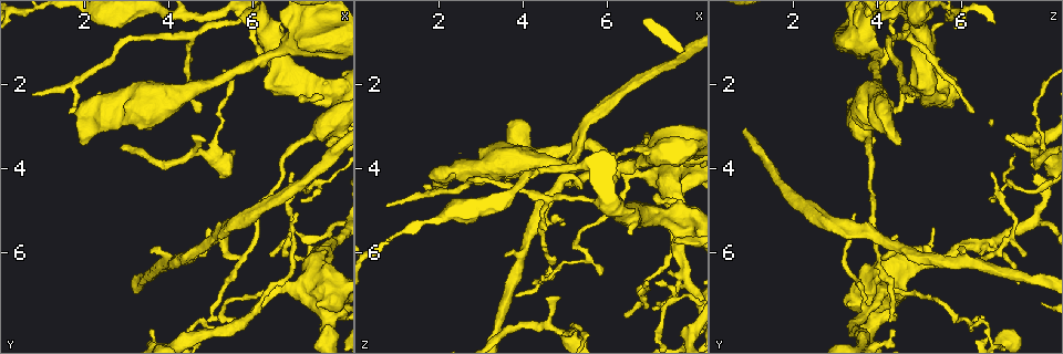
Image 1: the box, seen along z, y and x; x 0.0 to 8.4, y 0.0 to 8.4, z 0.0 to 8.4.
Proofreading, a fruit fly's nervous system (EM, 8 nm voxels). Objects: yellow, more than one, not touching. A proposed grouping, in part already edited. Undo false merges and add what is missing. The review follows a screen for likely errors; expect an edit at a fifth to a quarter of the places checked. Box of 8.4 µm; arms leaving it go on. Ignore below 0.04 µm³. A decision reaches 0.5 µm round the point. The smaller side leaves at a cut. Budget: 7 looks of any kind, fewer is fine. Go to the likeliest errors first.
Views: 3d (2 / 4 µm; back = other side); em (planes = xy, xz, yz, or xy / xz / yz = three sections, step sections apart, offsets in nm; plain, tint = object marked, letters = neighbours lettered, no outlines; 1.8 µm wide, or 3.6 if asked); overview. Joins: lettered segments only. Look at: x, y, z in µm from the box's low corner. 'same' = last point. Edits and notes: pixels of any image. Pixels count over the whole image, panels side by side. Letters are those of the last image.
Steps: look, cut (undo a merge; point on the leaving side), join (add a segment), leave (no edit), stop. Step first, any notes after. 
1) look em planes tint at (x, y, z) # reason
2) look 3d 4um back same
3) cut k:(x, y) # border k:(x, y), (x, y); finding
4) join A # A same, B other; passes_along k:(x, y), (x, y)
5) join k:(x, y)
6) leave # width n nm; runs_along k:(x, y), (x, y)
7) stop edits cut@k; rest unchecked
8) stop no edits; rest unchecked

look 3d 2um at (6.15, 1.45, 4.05) # branch point

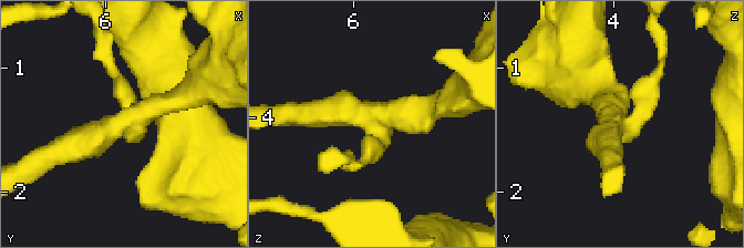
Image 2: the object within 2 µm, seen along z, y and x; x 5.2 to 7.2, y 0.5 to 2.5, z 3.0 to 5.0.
look em planes letters at (6.16, 1.42, 4.08)

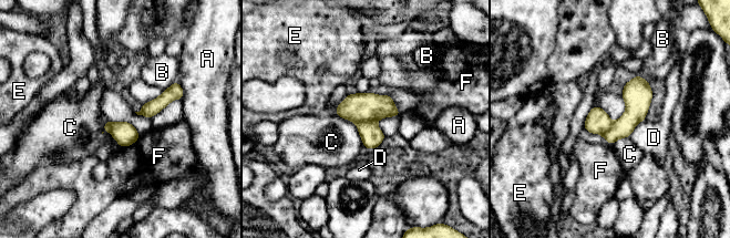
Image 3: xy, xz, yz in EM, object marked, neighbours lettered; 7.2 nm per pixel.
cut 3:(357, 107) # A other, B other, C other, D other, E other, F other; two cells meet here

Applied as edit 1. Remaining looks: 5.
look overview # see it whole again

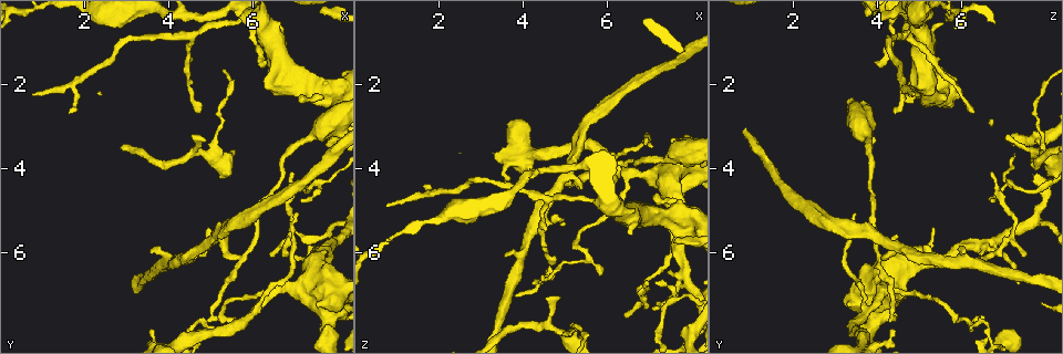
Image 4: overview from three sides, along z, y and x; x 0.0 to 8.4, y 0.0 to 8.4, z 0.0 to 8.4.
look 3d 2um at (6.50, 6.85, 4.20) # three-way junction

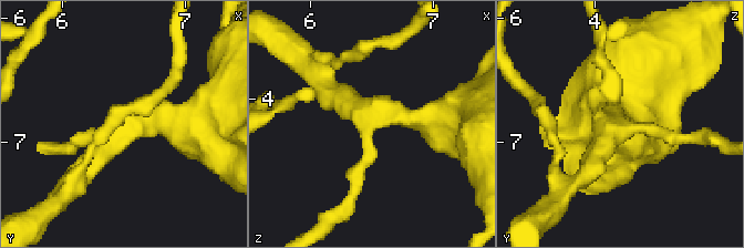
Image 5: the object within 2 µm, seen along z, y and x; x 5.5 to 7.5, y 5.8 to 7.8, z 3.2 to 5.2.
look em 3.6um yz step 4 letters at (6.48, 6.88, 4.14)

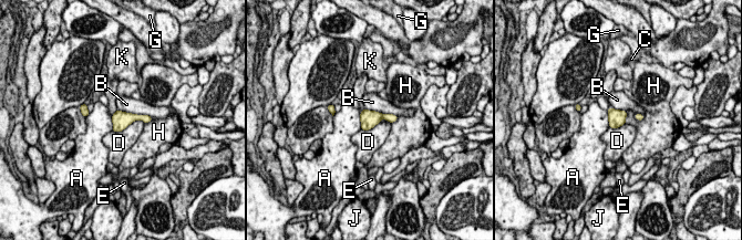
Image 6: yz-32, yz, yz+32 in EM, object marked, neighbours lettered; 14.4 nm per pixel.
leave # A other, B other, C other, D other, E other, G other, H other, J other, K other; border 6:(117, 108), (147, 114), (151, 117); all the same cell

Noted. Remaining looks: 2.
look em planes letters at (4.85, 3.35, 7.05) # an open end

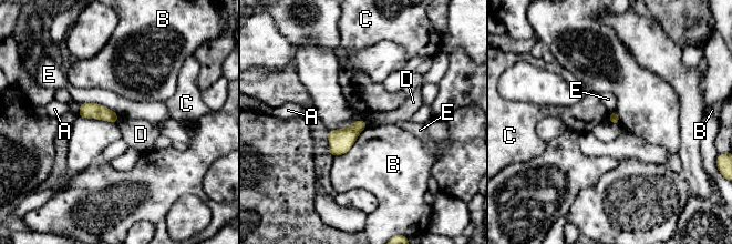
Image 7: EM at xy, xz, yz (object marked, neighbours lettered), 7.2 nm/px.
leave # longest_contact B 340 nm; A other, B other, C other, D other, E other; no lettered segment goes on from it

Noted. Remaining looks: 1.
stop edits cut@3; rest unchecked

